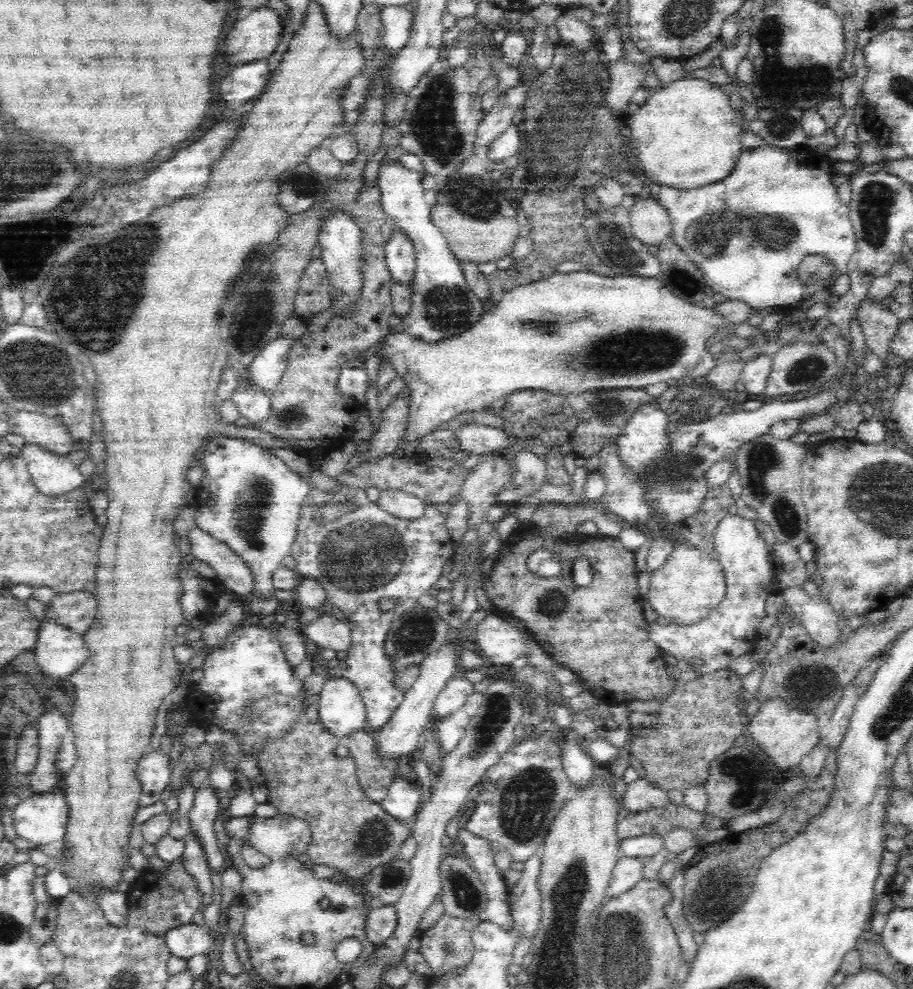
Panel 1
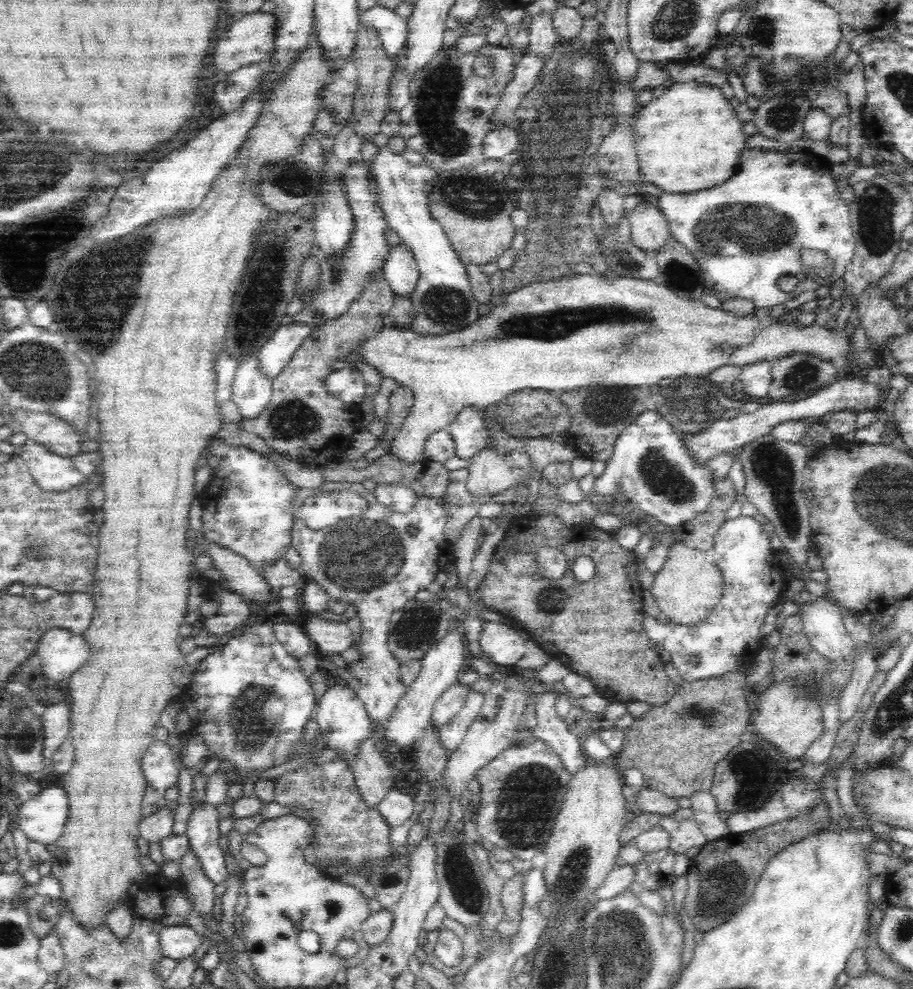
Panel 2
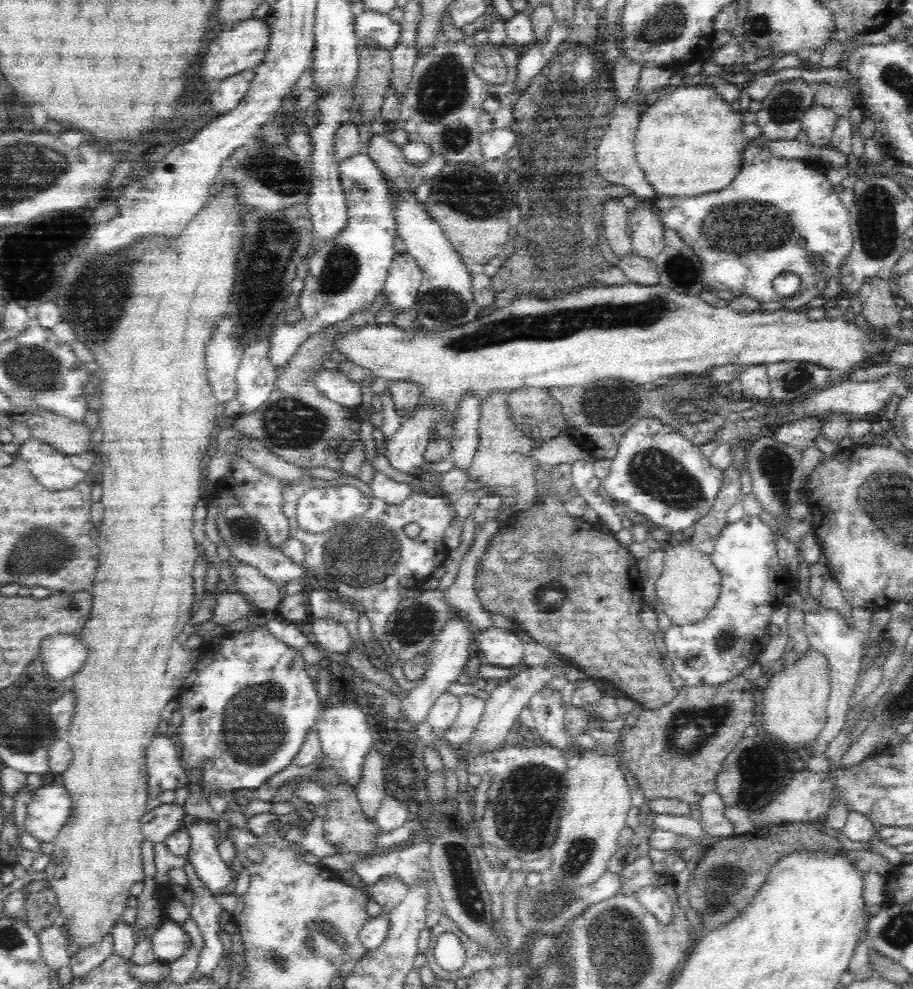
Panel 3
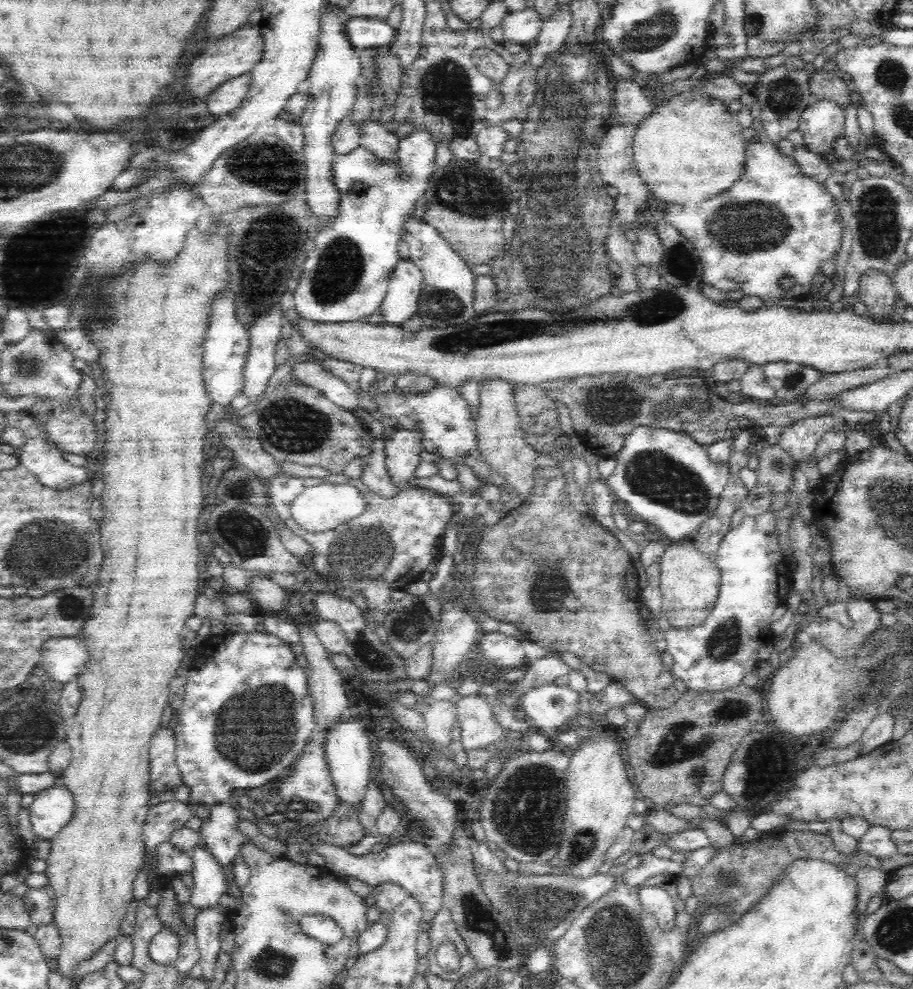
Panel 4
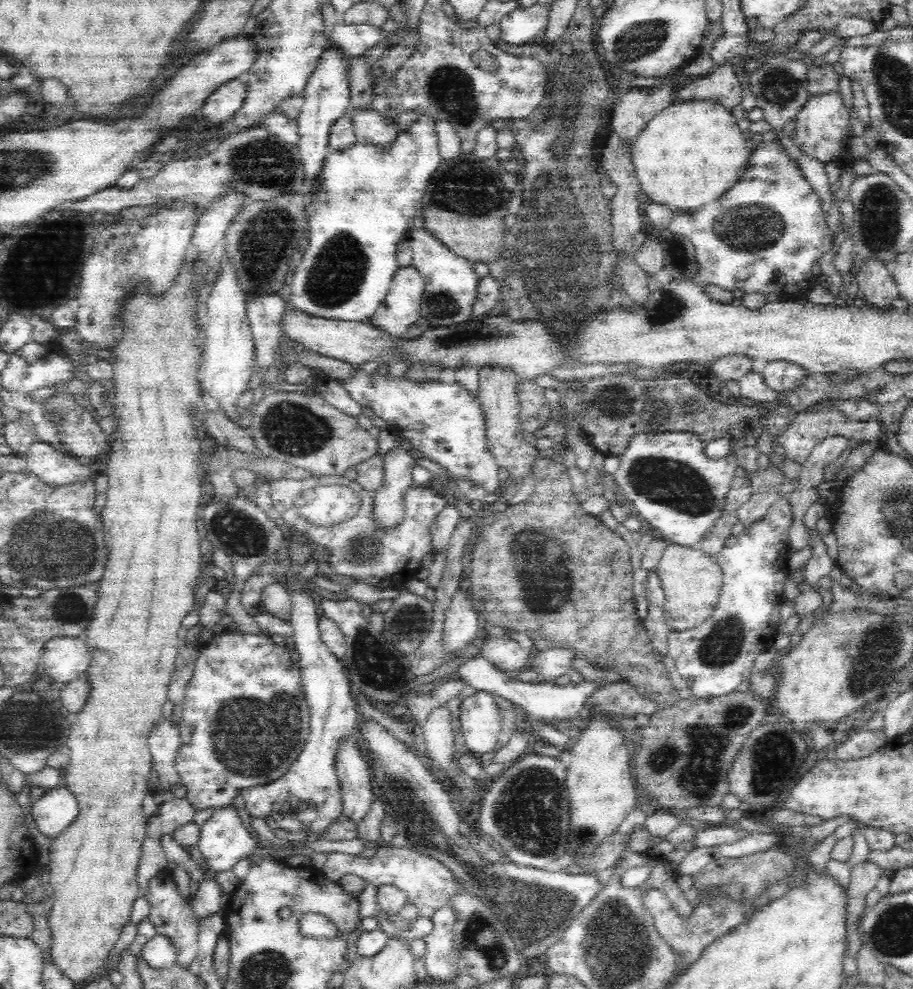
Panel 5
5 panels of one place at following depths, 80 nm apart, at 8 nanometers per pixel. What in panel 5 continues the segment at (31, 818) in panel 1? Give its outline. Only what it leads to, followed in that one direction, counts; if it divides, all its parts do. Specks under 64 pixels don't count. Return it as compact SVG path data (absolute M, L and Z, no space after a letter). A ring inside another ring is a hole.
M66 787L46 790L31 805L31 816L38 832L52 840L64 833L78 814L79 805L75 795Z

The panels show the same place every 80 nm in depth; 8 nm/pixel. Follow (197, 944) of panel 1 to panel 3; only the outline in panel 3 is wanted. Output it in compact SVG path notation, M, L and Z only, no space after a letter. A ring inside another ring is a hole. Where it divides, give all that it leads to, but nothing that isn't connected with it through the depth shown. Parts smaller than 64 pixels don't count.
M166 920L158 926L154 940L152 940L151 950L157 960L169 964L182 958L192 947L192 938L182 924Z

